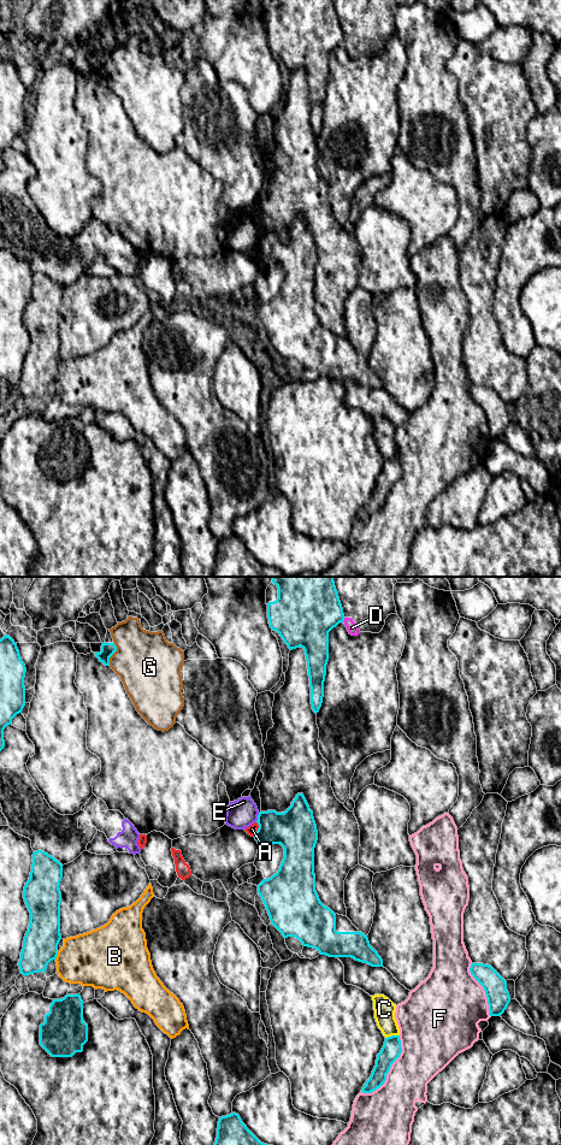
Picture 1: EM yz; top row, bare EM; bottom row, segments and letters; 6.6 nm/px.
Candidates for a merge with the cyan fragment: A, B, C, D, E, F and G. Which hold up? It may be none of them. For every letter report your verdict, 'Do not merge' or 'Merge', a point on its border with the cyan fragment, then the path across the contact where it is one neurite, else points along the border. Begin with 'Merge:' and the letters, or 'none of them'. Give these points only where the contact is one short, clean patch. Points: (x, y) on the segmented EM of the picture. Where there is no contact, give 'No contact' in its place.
Merge: none of them
A: Do not merge. Touches cyan at yz (258, 828). Boundary: yz (257, 821), (258, 830), (253, 836)
B: Do not merge. Touches cyan at yz (57, 955)
C: Do not merge. Touches cyan at yz (391, 1036)
D: Do not merge. Touches cyan at yz (343, 620). Boundary: yz (344, 618), (342, 621)
E: Do not merge. Touches cyan at yz (258, 818)
F: Do not merge. Touches cyan at yz (389, 1069)
G: Do not merge. Touches cyan at yz (113, 653)

